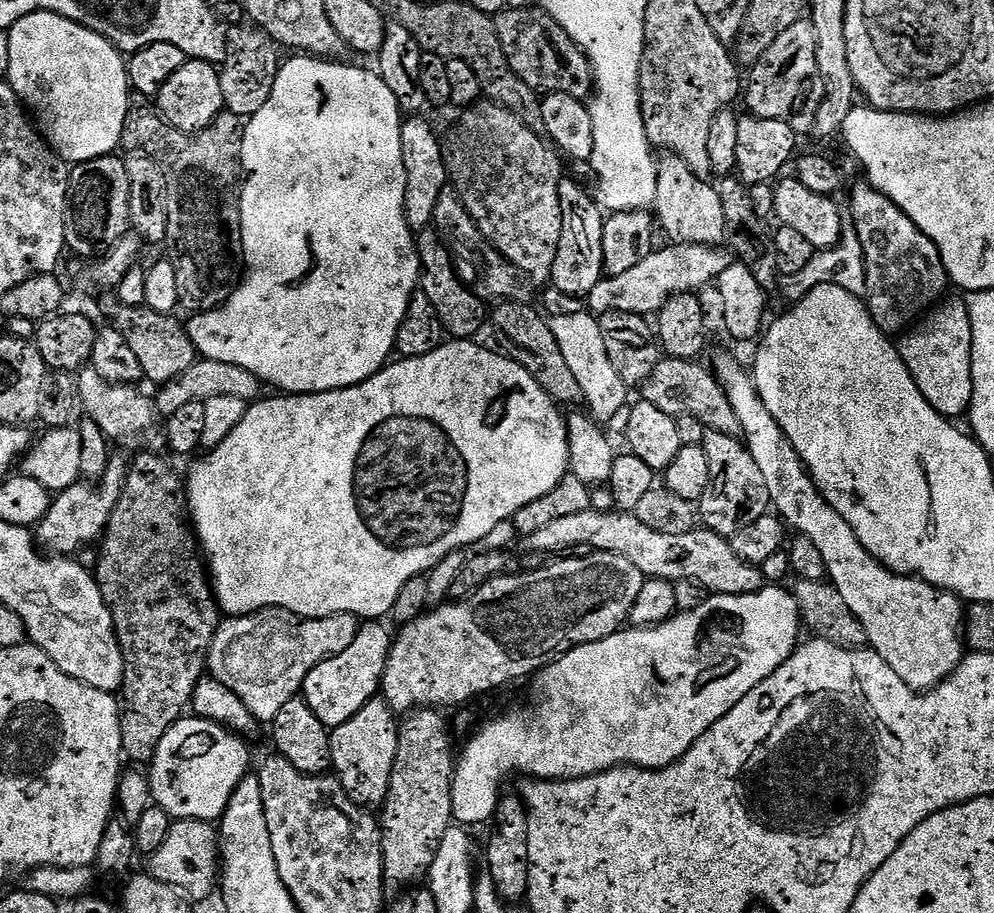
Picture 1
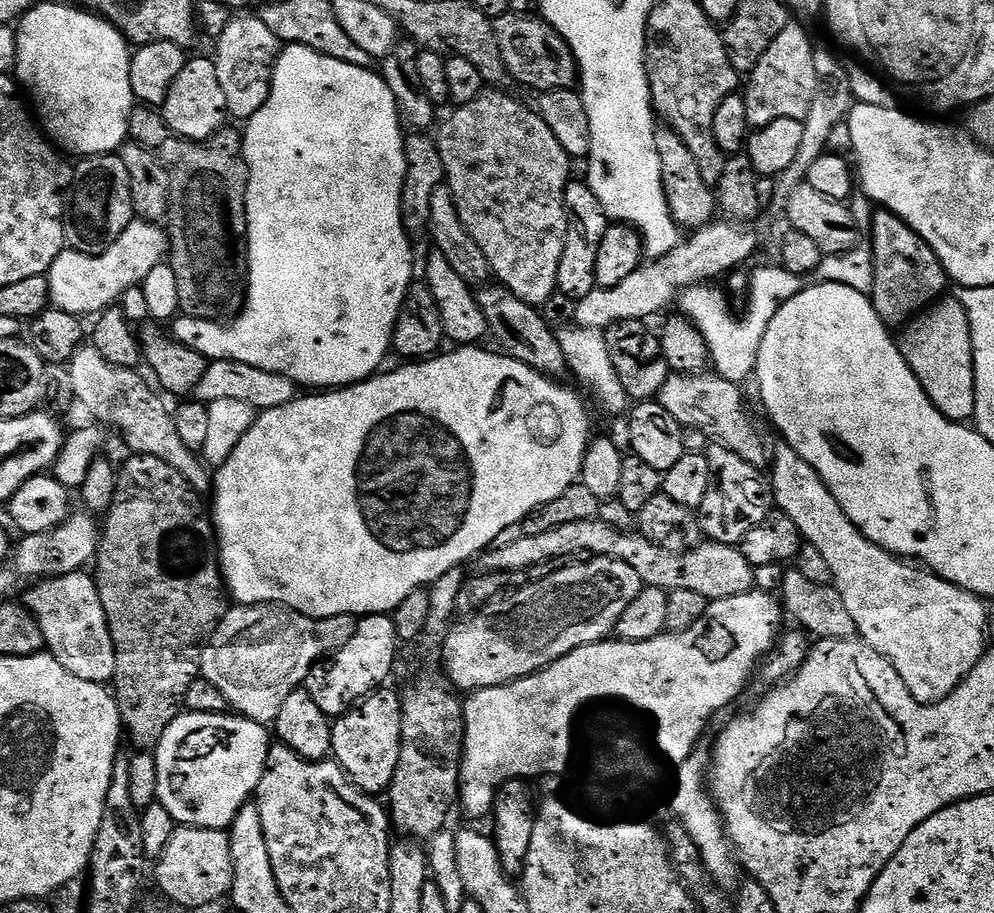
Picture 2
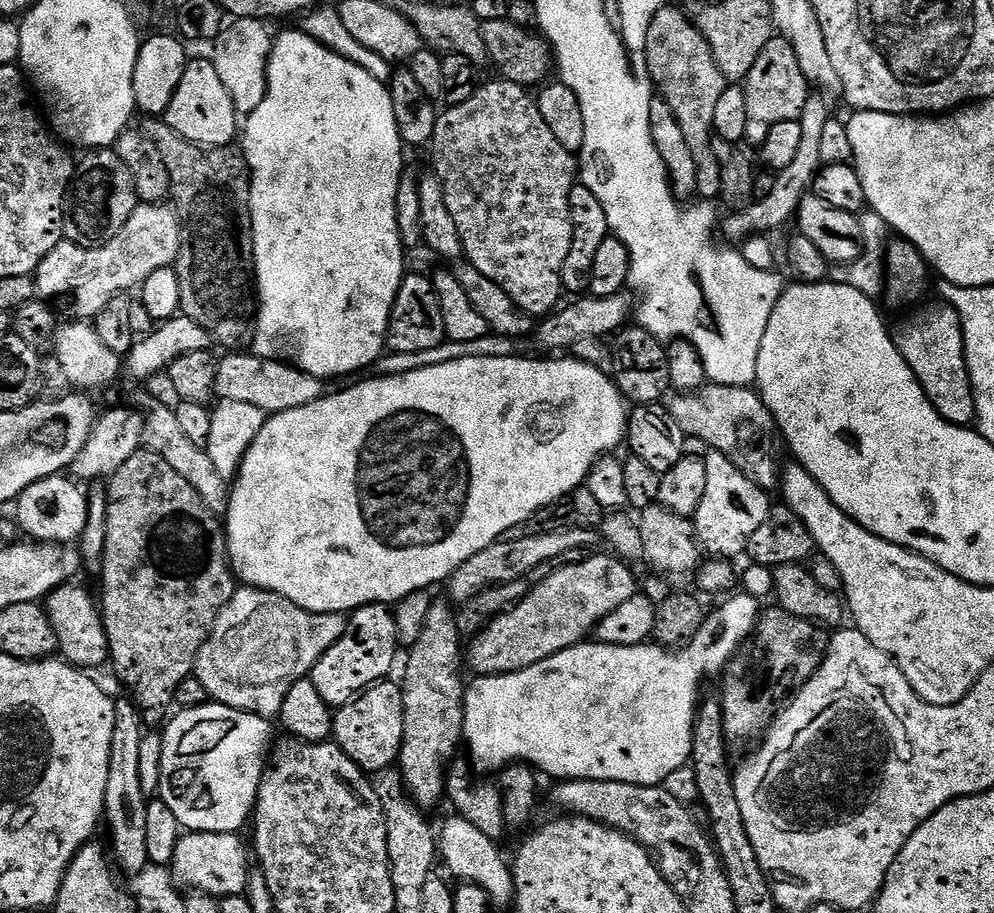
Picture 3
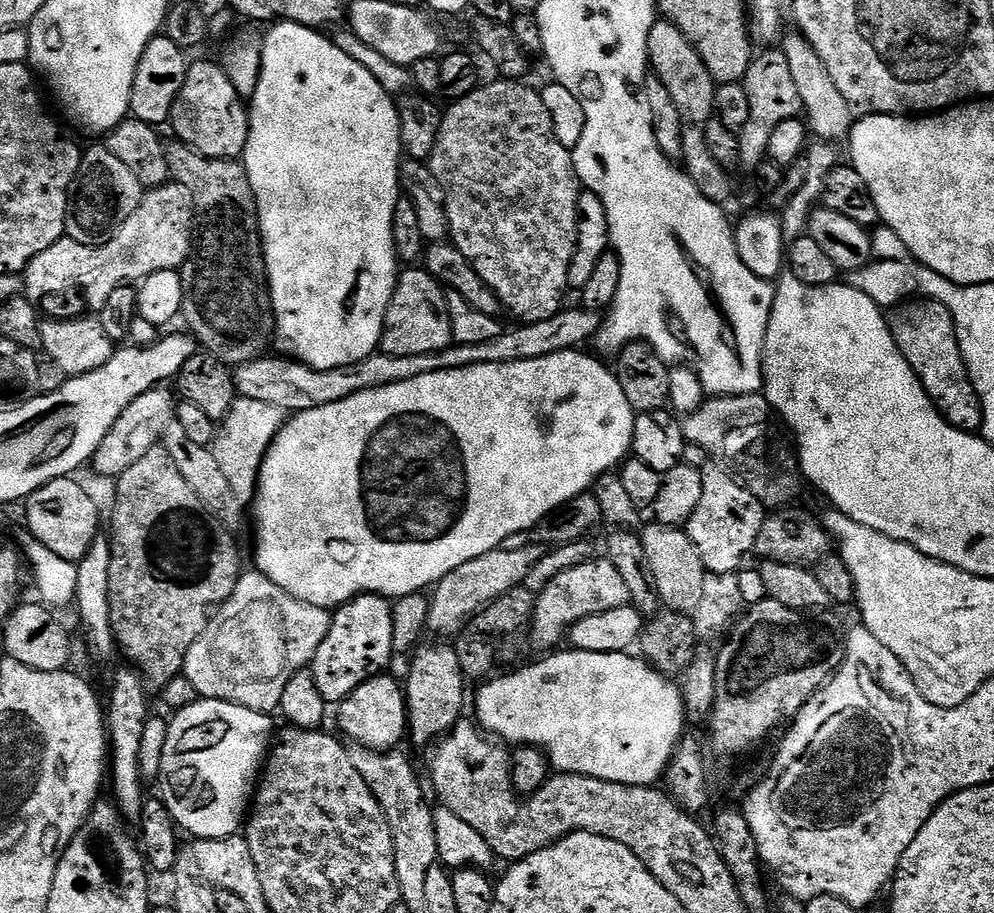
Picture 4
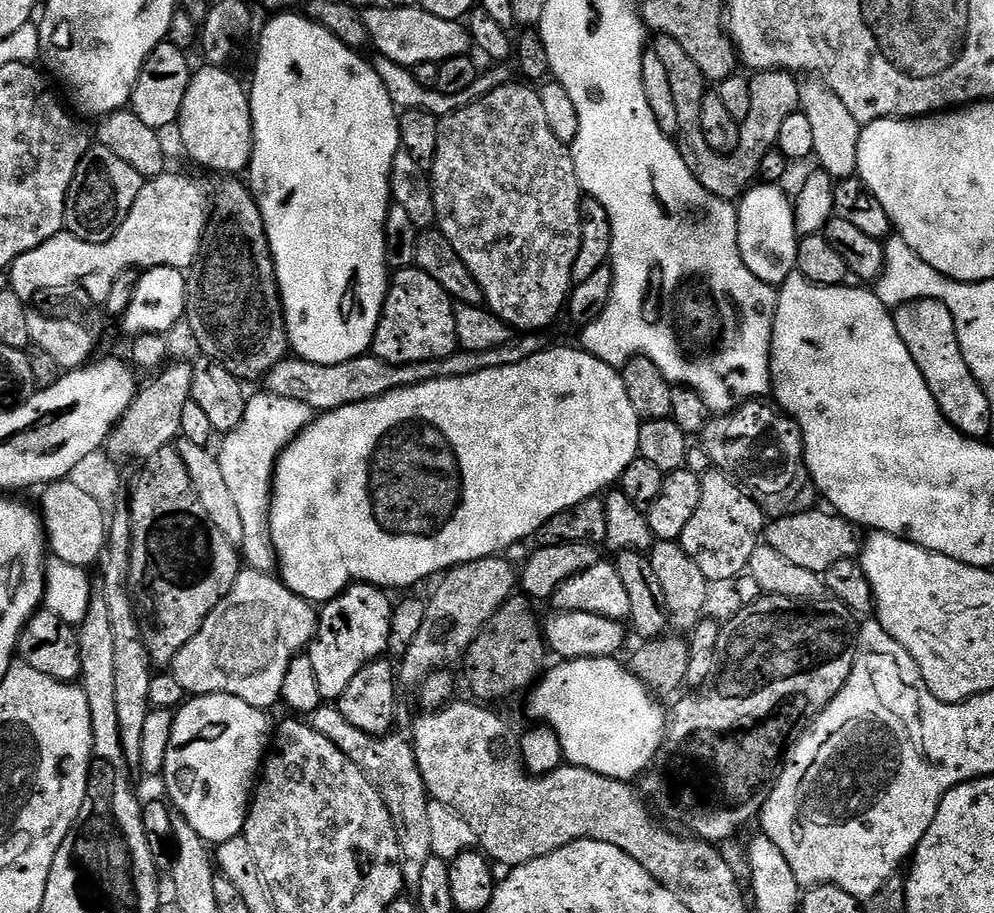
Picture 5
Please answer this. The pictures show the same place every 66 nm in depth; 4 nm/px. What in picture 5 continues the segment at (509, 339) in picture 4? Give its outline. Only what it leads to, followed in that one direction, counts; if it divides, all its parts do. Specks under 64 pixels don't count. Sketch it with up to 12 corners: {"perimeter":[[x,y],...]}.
{"perimeter":[[524,334],[486,352],[417,364],[365,354],[315,364],[285,358],[262,384],[313,413],[399,388],[514,366],[541,351]]}

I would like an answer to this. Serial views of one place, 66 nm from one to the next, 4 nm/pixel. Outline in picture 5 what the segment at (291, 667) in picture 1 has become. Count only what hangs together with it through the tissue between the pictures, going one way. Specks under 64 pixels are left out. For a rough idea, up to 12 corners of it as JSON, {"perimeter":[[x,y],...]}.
{"perimeter":[[245,567],[170,671],[185,694],[281,703],[317,609]]}

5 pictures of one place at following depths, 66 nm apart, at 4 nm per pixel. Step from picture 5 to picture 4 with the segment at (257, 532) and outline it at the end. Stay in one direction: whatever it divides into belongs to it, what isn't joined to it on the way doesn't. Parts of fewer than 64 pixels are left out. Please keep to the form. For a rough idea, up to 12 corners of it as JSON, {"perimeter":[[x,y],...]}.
{"perimeter":[[242,396],[214,445],[241,506],[253,503],[264,455],[285,423]]}

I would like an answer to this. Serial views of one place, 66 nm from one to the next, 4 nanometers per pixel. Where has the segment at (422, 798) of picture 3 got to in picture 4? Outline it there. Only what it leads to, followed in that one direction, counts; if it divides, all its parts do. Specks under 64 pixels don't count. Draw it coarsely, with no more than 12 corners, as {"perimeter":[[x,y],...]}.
{"perimeter":[[448,642],[411,657],[410,740],[435,745],[461,723],[462,662]]}

